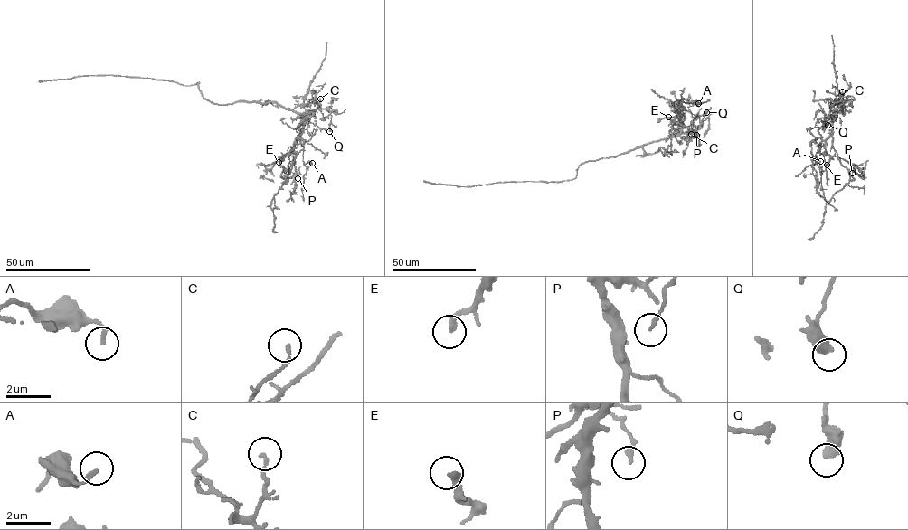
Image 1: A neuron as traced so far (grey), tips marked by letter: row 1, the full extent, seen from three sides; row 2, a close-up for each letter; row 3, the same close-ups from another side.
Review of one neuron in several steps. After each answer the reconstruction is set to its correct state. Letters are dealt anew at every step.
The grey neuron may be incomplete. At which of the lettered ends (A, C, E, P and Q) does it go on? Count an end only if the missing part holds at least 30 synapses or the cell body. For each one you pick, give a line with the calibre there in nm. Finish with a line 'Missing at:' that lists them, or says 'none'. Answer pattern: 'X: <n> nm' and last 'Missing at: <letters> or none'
E: 240 nm
Missing at: E

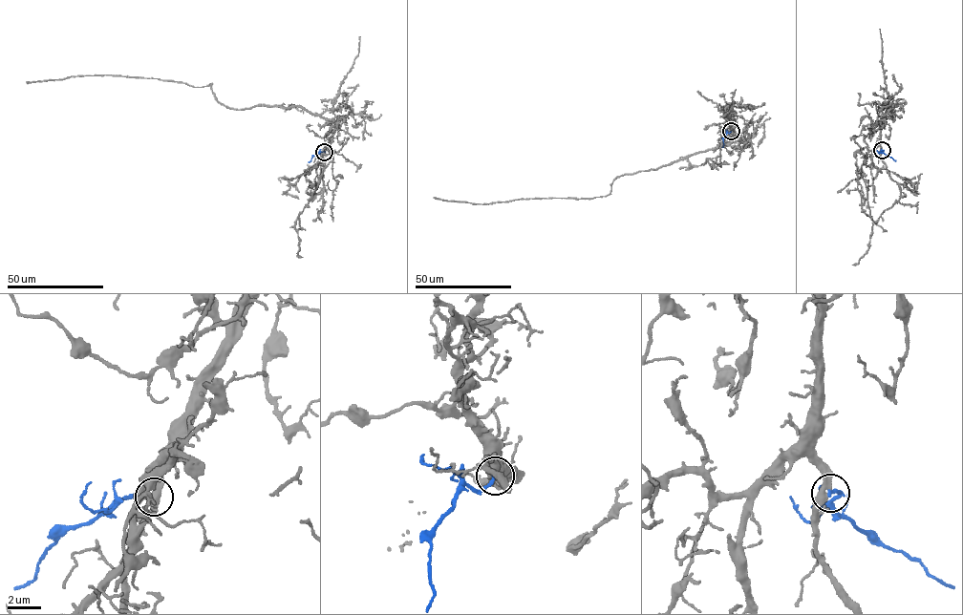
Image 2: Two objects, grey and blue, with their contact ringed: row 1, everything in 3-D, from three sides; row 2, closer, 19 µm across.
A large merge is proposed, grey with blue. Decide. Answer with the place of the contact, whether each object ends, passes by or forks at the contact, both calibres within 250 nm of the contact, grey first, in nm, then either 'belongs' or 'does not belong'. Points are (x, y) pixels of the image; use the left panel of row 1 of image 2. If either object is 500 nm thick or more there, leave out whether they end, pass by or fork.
place (324, 152); grey passes by; blue ends; calibres 400 and 240 nm; belongs

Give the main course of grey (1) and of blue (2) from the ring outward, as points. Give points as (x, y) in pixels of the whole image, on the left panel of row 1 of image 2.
1: (325, 151), (332, 120), (297, 106), (233, 109), (217, 100), (211, 84), (112, 74), (26, 82)
2: (325, 152), (314, 156), (309, 162)

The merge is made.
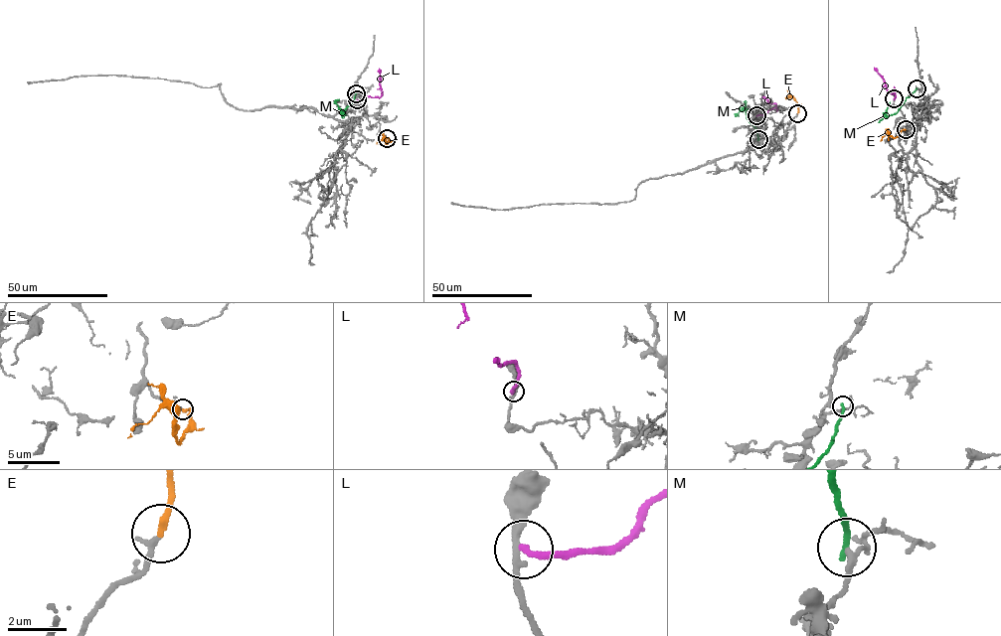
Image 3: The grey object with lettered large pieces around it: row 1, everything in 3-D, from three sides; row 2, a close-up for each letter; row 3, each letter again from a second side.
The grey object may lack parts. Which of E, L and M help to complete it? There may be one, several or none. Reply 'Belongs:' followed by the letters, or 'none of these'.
Belongs: E

